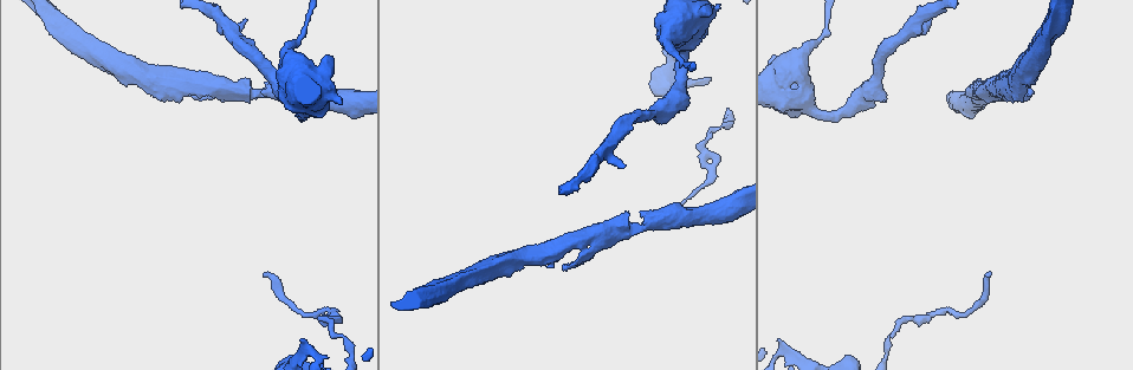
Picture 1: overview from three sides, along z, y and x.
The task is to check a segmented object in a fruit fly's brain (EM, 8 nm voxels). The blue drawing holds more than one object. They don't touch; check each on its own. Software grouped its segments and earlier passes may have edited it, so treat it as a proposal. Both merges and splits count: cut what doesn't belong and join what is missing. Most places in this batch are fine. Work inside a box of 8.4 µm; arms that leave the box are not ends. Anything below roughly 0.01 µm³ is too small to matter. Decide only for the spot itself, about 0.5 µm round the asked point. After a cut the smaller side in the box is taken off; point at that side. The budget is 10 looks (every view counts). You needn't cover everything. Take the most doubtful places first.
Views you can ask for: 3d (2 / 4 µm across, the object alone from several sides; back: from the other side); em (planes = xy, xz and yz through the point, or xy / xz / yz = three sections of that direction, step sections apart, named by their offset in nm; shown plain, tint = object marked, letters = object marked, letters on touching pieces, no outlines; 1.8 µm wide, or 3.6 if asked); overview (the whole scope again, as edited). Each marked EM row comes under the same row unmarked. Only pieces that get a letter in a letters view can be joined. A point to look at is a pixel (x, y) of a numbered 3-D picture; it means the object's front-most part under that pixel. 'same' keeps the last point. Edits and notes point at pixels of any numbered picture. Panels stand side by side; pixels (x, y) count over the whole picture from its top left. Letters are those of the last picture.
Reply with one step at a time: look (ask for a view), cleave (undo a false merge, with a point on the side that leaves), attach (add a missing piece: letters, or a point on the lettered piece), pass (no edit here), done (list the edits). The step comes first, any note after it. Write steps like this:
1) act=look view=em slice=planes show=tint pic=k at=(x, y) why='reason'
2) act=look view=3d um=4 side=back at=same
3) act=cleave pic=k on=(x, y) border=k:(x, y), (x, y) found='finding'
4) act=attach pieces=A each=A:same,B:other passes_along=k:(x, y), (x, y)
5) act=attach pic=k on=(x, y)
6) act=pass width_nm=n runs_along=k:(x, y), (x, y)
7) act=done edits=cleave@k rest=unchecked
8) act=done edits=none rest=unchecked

act=look view=3d um=2 side=back pic=1 at=(989, 277)

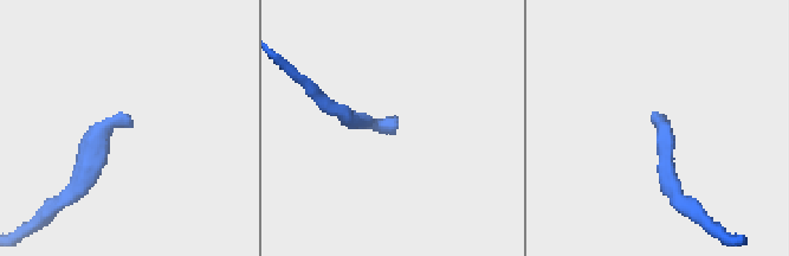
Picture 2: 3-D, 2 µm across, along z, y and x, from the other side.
act=look view=em slice=planes show=letters pic=2 at=(133, 124) why='now the EM'

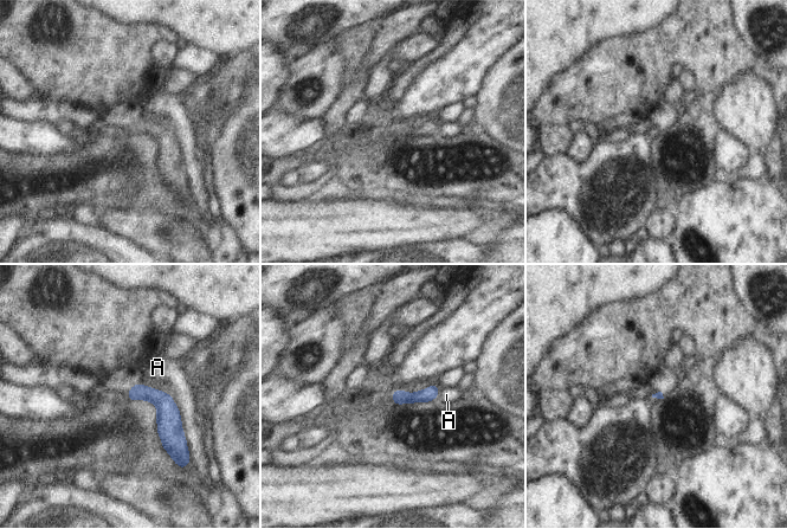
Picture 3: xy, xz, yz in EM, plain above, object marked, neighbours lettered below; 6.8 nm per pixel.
act=pass each=A:other found='no lettered piece goes on from it'

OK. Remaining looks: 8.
act=look view=em slice=planes show=letters pic=1 at=(207, 97) why='an open end'

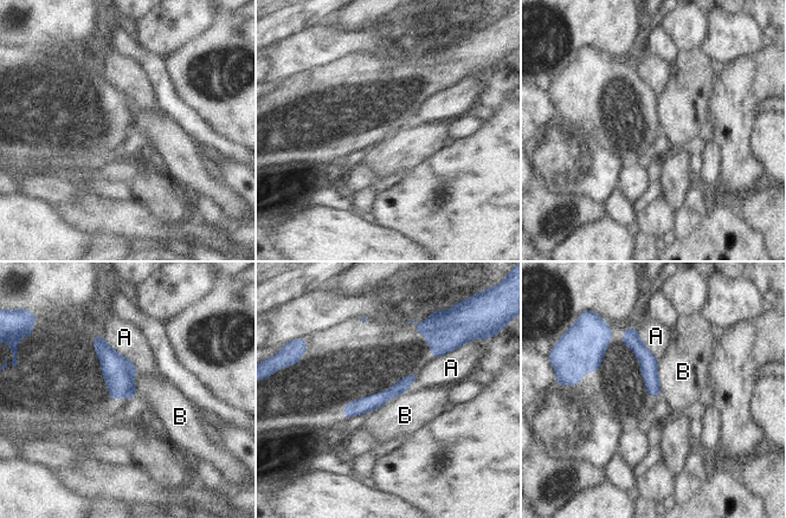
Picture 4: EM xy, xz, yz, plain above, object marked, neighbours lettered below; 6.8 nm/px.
act=pass each=A:other,B:other border=4:(657, 362), (657, 376), (662, 392) found='none of them fits'

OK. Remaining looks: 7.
act=look view=em slice=xz step=16 show=letters pic=1 at=(624, 164) why='branch stops here'

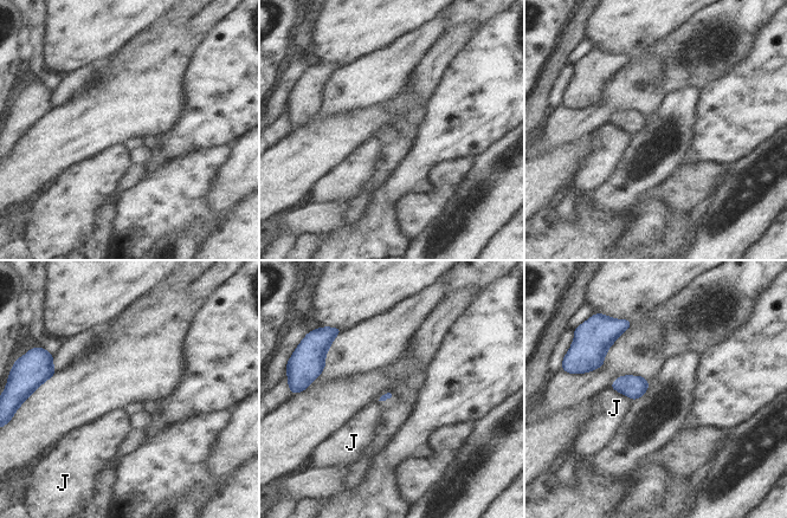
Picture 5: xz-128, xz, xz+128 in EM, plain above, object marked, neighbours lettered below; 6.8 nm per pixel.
act=look view=em slice=planes show=letters at=same

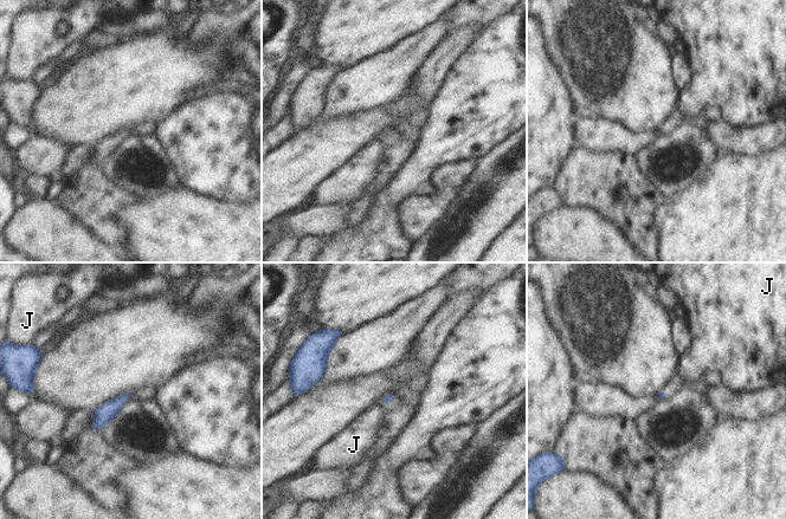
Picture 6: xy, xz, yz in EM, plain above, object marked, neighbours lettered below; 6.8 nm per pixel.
act=pass each=J:other border=6:(92, 413), (94, 429) found='no lettered piece goes on from it'

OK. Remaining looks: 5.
act=look view=em slice=planes show=letters pic=1 at=(800, 84)

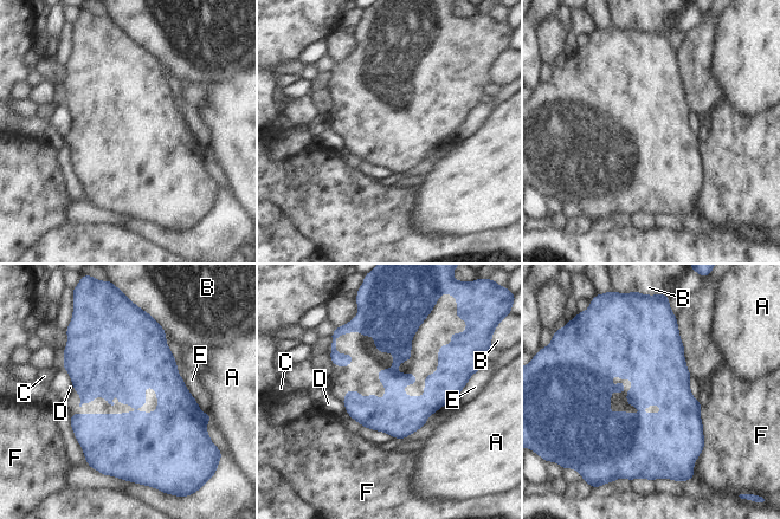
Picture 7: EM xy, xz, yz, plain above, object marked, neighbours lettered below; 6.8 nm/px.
act=pass width_nm=300 longest_contact=F:460nm each=A:other,B:other,C:other,D:other,E:other,F:other found='continuous, no second cell'

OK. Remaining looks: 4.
act=done edits=none rest=unchecked

